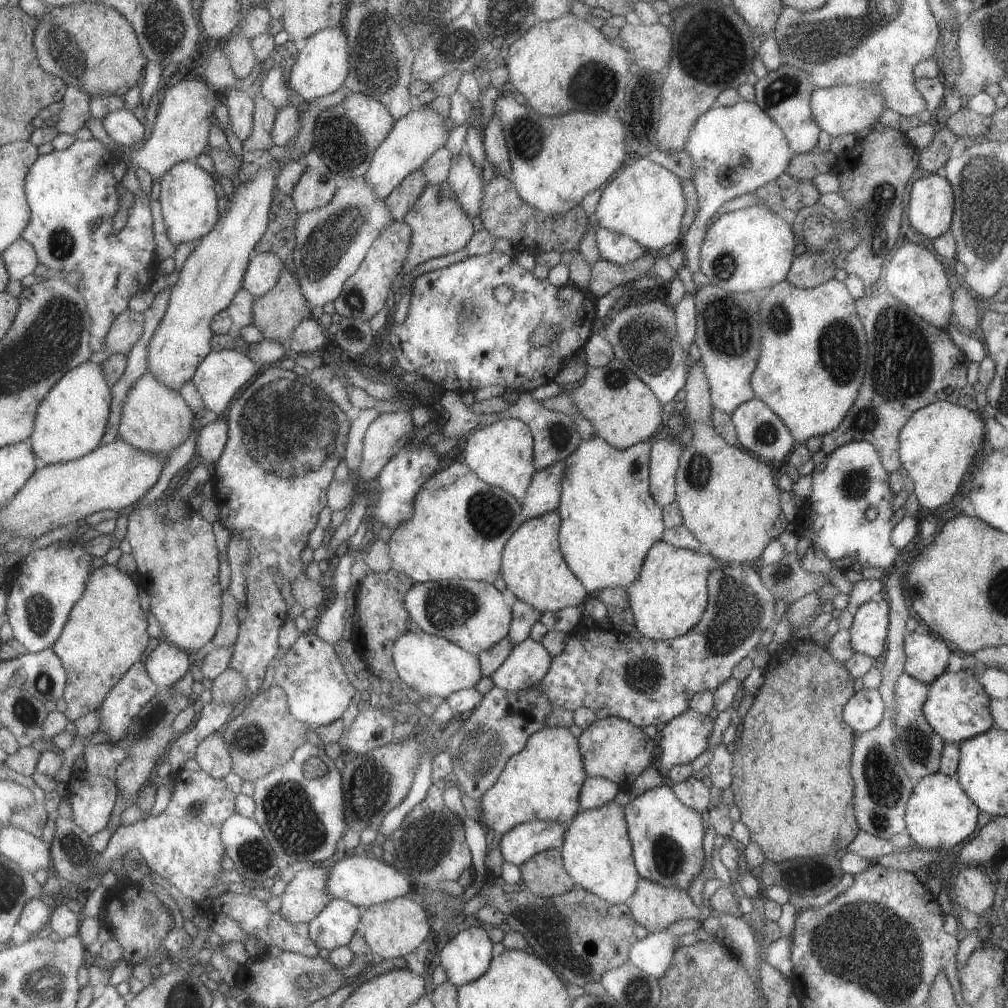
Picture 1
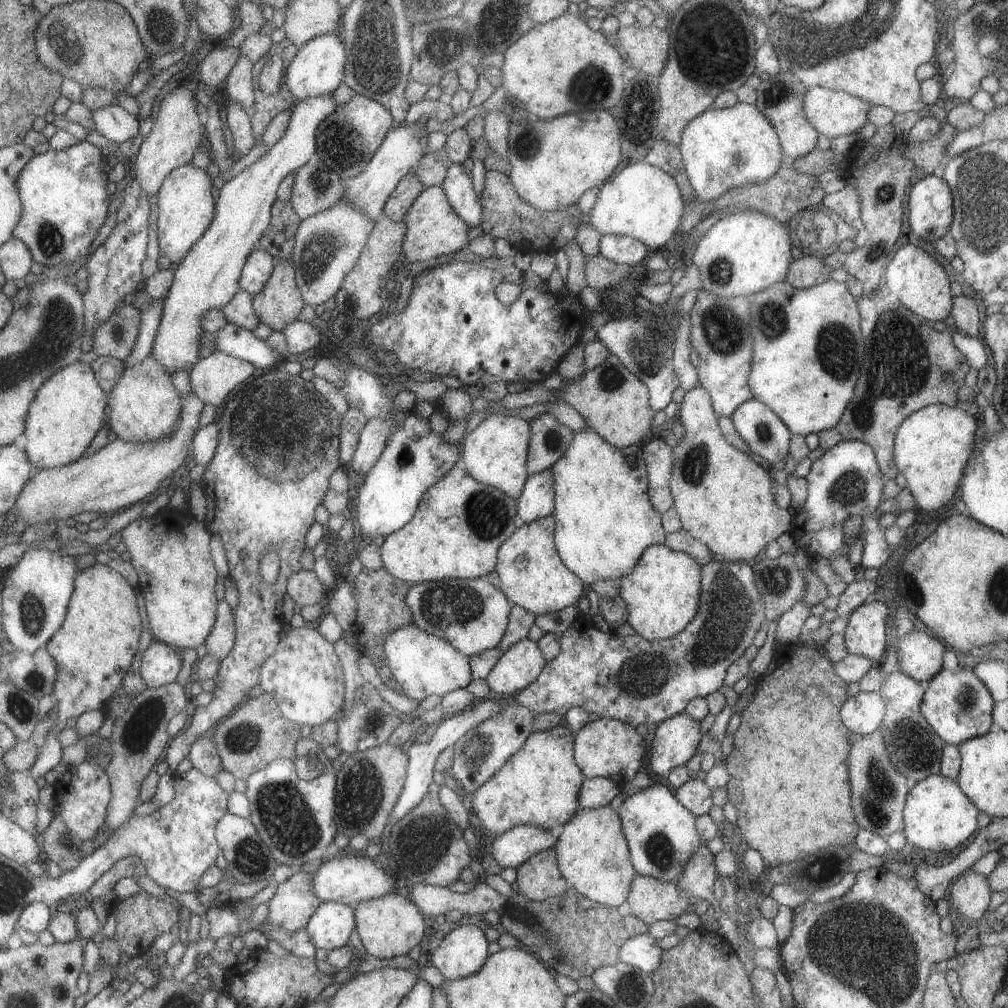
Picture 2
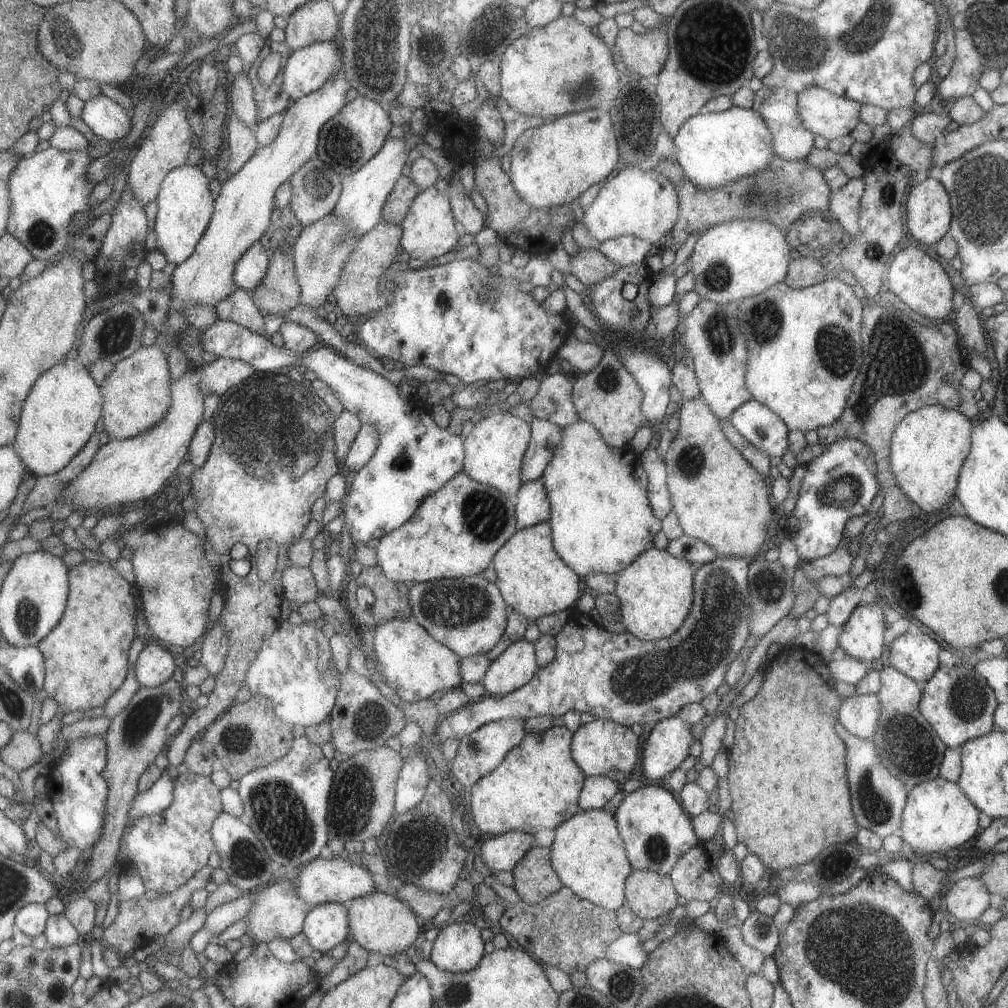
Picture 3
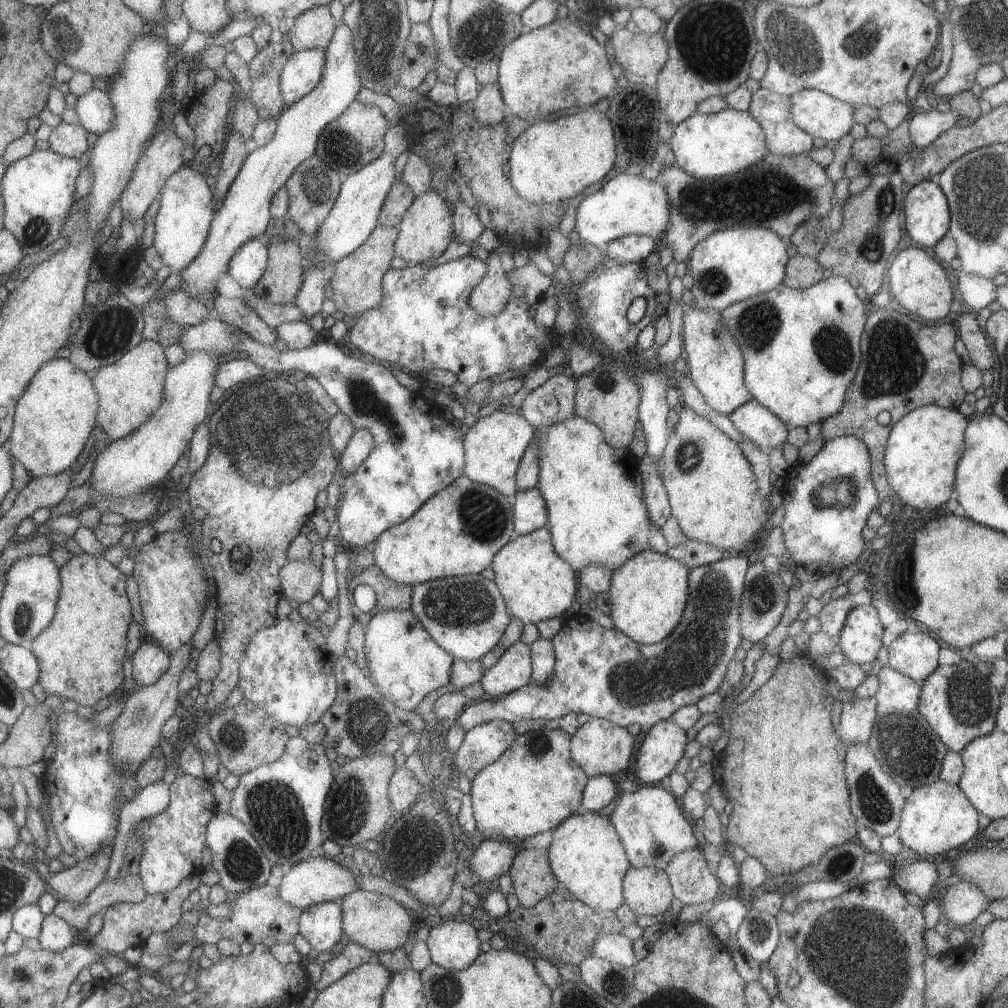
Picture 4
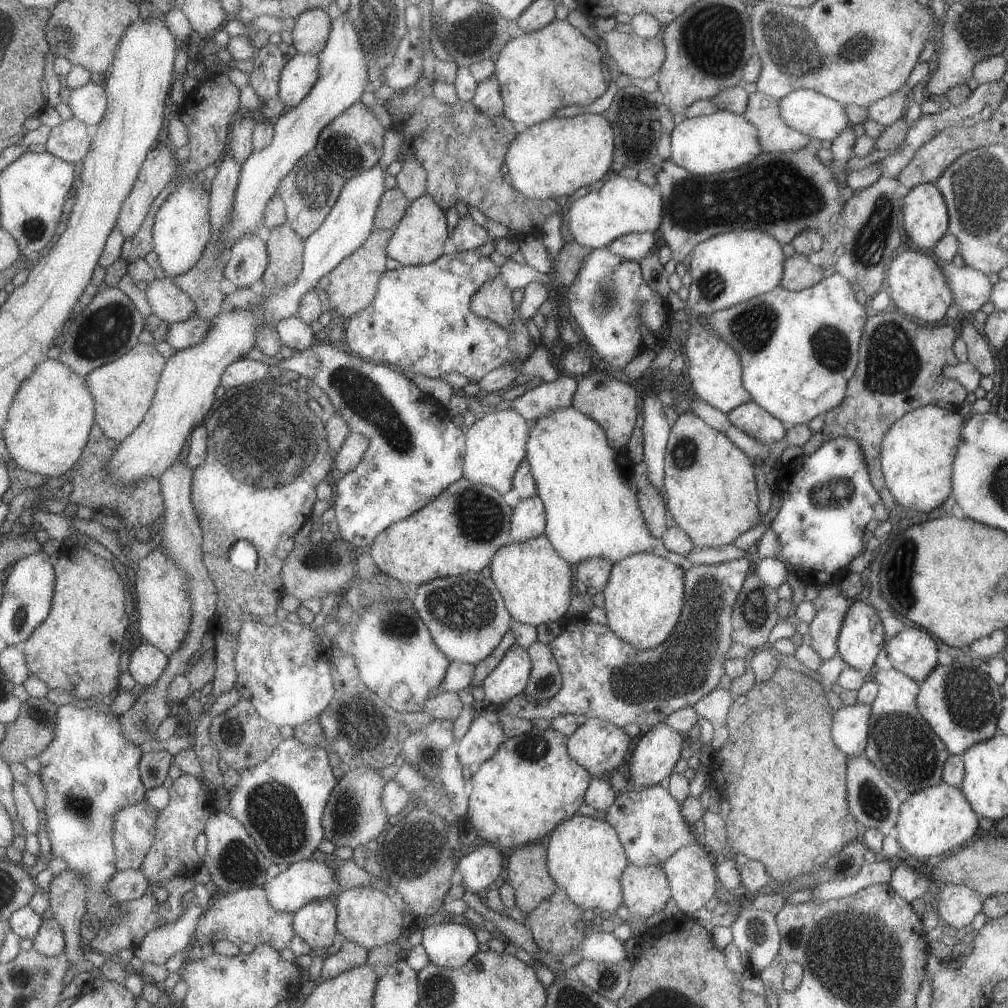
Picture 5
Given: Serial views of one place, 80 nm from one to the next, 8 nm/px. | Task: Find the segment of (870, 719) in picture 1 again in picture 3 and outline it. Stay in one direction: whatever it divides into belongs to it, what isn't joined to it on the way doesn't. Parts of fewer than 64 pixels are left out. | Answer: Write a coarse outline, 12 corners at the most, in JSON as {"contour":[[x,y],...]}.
{"contour":[[876,693],[842,698],[839,724],[871,739],[880,717]]}

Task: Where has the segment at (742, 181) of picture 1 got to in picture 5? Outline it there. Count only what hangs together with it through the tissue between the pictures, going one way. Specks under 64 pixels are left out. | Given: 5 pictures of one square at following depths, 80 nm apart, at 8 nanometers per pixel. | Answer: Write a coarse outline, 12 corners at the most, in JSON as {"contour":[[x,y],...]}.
{"contour":[[742,115],[683,117],[670,160],[694,175],[739,168],[763,152]]}

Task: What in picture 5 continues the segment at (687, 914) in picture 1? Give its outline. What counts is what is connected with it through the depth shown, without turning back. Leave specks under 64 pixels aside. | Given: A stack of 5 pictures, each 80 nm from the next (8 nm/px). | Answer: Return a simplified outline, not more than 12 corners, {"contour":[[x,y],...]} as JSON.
{"contour":[[631,863],[619,879],[630,916],[664,911],[670,899],[660,865]]}

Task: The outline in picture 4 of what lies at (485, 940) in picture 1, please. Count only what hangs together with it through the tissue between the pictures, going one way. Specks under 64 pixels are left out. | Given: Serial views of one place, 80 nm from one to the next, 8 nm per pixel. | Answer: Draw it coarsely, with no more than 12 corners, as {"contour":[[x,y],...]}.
{"contour":[[444,920],[429,928],[433,964],[450,971],[471,966],[480,953],[470,922]]}

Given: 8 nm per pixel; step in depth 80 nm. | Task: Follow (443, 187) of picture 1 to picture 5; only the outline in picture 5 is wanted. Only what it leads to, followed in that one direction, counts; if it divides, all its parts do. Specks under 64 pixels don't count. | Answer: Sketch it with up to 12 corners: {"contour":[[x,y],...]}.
{"contour":[[421,195],[388,240],[401,265],[443,255],[445,211]]}

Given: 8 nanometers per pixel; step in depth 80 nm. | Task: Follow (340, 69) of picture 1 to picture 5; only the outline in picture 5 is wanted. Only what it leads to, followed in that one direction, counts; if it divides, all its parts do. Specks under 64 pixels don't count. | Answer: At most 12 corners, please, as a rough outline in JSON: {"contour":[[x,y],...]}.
{"contour":[[297,53],[282,72],[280,95],[299,106],[319,78],[319,57]]}

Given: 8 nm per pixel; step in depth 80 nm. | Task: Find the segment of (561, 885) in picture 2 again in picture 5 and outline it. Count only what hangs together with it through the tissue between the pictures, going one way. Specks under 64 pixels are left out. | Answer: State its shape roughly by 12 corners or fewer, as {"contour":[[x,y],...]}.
{"contour":[[540,842],[515,848],[501,879],[523,915],[557,887]]}

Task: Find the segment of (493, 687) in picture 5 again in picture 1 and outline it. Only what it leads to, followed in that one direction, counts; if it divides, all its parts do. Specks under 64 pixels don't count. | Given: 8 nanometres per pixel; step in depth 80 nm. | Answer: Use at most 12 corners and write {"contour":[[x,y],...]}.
{"contour":[[527,637],[490,676],[503,691],[535,688],[552,656]]}

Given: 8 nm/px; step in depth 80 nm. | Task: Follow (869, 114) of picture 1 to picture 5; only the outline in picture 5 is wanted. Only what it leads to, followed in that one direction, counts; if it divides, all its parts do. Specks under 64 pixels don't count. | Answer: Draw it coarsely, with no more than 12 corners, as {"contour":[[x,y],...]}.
{"contour":[[811,89],[781,97],[787,126],[832,141],[849,124],[844,105]]}

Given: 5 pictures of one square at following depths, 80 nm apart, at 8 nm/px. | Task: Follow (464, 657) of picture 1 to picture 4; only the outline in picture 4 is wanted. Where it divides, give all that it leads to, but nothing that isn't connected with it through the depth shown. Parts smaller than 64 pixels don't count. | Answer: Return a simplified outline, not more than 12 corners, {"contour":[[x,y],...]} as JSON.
{"contour":[[411,610],[372,613],[369,680],[413,711],[454,658]]}

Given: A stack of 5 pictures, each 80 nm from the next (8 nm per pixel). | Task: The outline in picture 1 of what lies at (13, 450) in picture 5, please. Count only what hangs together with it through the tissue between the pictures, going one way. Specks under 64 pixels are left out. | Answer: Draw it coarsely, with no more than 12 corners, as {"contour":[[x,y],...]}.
{"contour":[[101,363],[70,370],[41,403],[41,464],[104,444],[114,395]]}

